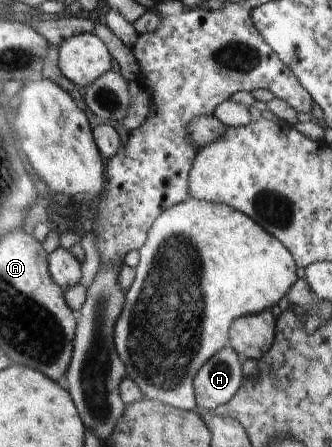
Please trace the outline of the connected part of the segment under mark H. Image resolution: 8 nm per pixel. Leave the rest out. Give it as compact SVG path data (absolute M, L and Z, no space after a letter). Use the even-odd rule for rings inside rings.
M228 346L204 363L193 382L197 408L214 411L240 392L245 384L245 371L240 368L236 351Z

